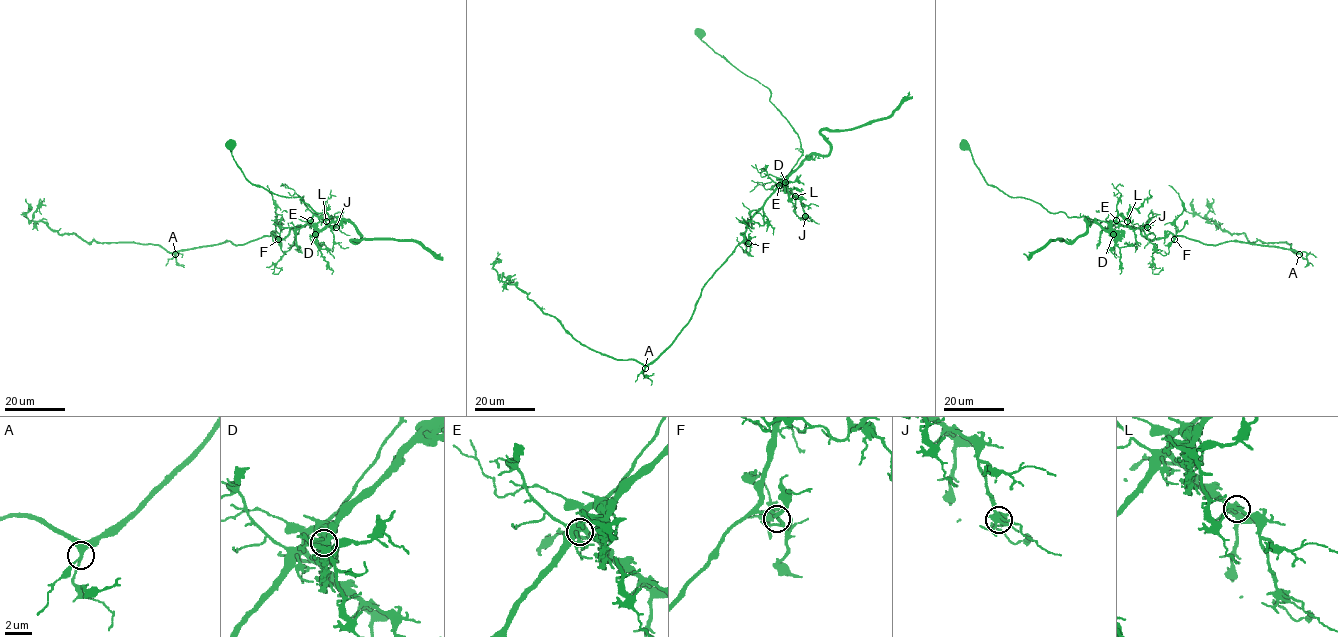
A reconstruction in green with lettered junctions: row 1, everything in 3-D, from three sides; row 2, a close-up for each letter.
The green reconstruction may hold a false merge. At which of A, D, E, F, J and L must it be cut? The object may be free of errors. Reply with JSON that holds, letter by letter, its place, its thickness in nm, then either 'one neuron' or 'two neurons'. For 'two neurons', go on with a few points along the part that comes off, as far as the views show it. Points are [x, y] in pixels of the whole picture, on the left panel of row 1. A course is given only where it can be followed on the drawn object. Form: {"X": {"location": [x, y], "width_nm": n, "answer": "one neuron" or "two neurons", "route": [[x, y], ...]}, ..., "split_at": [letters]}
{"A": {"location": [175, 254], "width_nm": 320, "answer": "one neuron"}, "D": {"location": [315, 234], "width_nm": 600, "answer": "two neurons", "route": [[315, 234], [333, 222], [348, 220], [361, 234], [358, 241], [351, 241], [408, 239], [437, 256], [440, 253]]}, "E": {"location": [310, 220], "width_nm": 440, "answer": "one neuron"}, "F": {"location": [278, 239], "width_nm": 200, "answer": "one neuron"}, "J": {"location": [336, 227], "width_nm": 360, "answer": "one neuron"}, "L": {"location": [326, 221], "width_nm": 340, "answer": "one neuron"}, "split_at": ["D"]}

